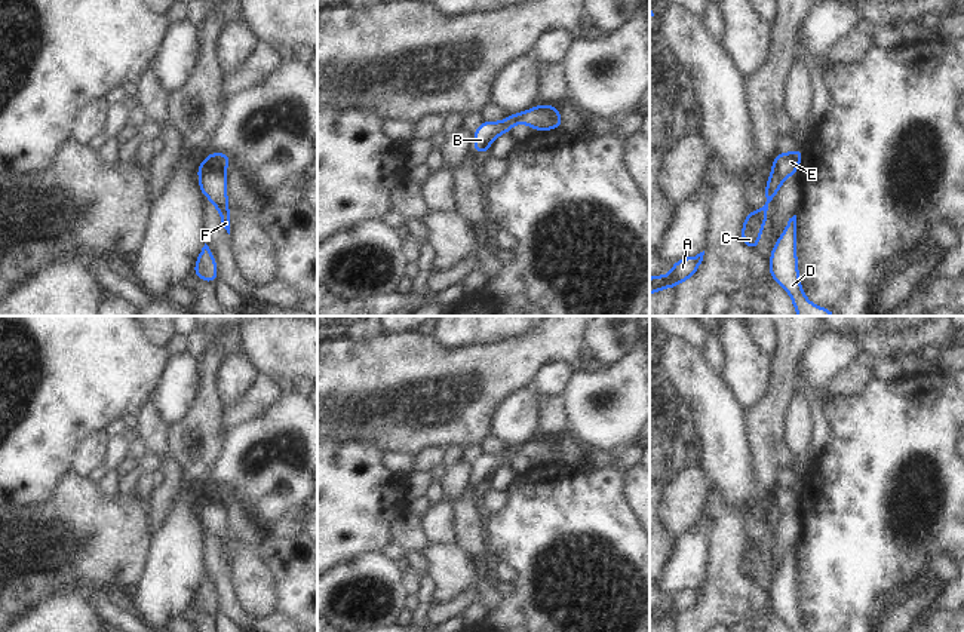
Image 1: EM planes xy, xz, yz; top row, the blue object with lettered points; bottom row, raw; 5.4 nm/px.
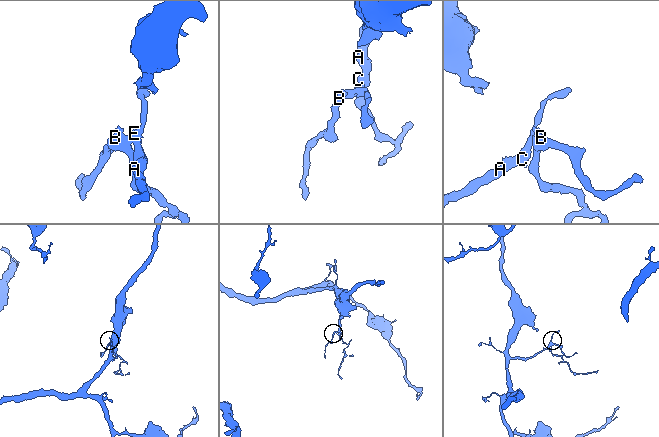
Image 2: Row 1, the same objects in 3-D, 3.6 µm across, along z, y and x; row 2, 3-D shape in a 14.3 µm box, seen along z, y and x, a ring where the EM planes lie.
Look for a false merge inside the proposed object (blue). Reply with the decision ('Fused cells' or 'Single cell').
Fused cells

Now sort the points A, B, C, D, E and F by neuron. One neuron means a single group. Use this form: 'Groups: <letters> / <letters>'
Groups: A C F / B D E

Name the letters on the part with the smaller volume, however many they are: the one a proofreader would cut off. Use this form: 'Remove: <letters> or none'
Remove: B, D, E

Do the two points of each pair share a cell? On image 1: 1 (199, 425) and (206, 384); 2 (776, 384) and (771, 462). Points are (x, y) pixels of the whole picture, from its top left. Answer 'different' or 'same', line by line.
1: same
2: same

